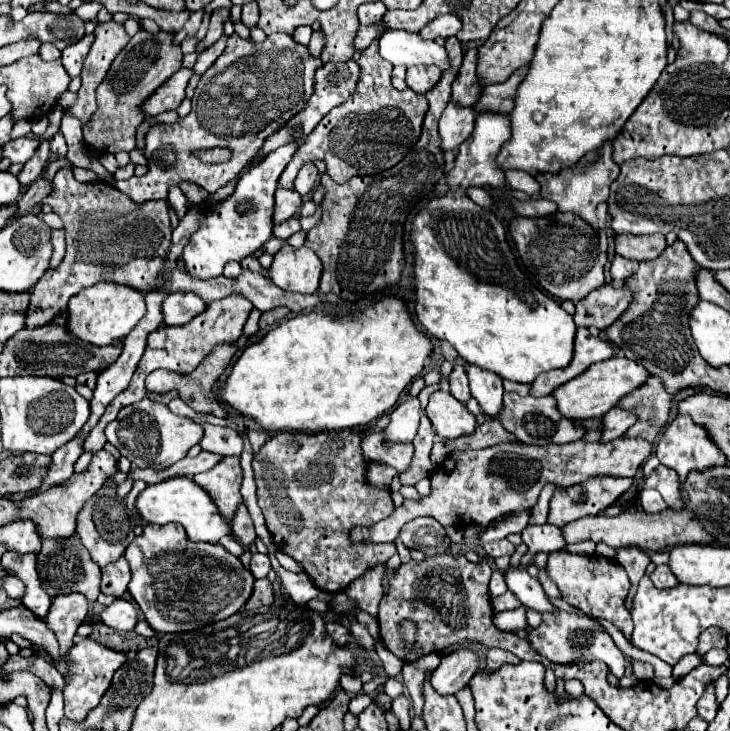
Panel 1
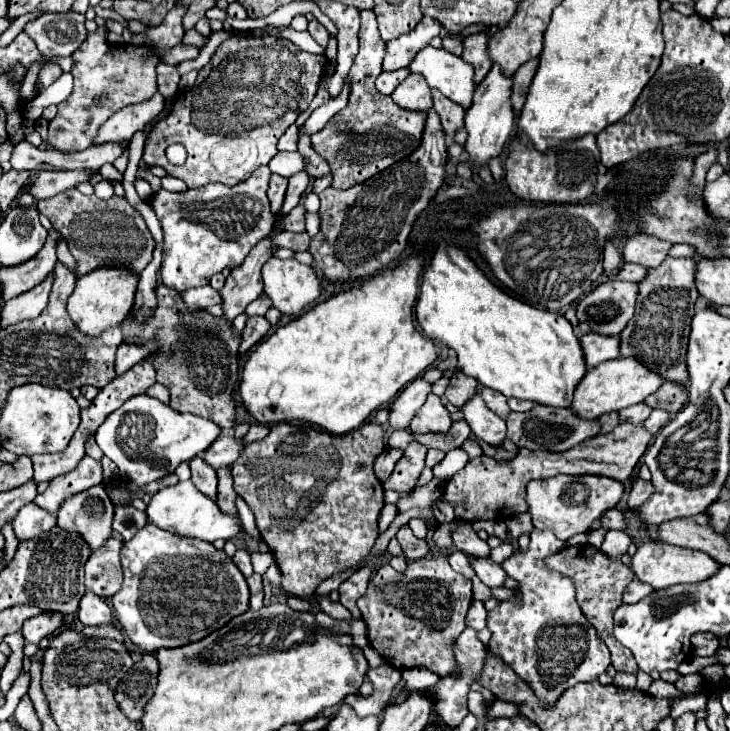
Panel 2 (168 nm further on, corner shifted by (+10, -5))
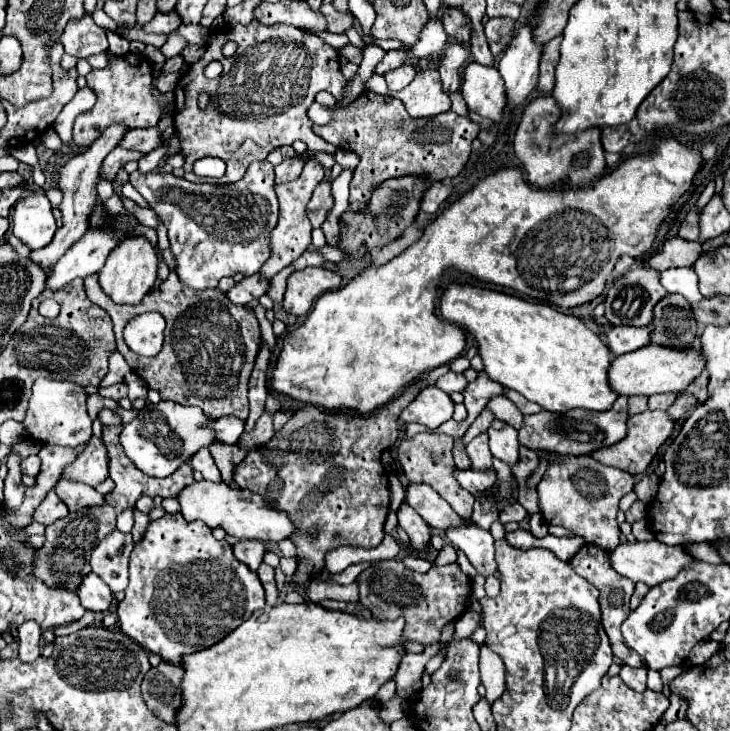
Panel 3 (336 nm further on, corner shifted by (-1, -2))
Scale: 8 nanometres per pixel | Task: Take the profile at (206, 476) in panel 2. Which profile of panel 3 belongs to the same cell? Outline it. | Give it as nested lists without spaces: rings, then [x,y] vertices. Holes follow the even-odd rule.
[[[209,449],[197,451],[197,453],[191,457],[191,467],[197,469],[197,471],[203,475],[203,479],[209,479],[209,481],[215,481],[215,483],[221,481],[221,473],[219,473],[219,469],[217,469],[217,465],[215,465]]]

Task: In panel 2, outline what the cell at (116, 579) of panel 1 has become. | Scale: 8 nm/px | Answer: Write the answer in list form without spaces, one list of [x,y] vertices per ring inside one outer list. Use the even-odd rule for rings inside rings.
[[[108,538],[100,550],[94,550],[86,562],[86,588],[94,590],[100,598],[110,598],[122,588],[120,548],[122,540]]]

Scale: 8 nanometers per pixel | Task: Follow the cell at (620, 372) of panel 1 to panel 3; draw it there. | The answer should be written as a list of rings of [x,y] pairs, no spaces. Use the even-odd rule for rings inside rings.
[[[647,345],[639,351],[631,351],[627,355],[621,355],[619,359],[613,359],[609,365],[609,385],[617,395],[633,397],[633,395],[655,395],[655,393],[679,393],[683,387],[687,387],[699,373],[703,371],[705,359],[701,357],[701,351],[689,349],[689,351],[675,351],[665,347]]]

